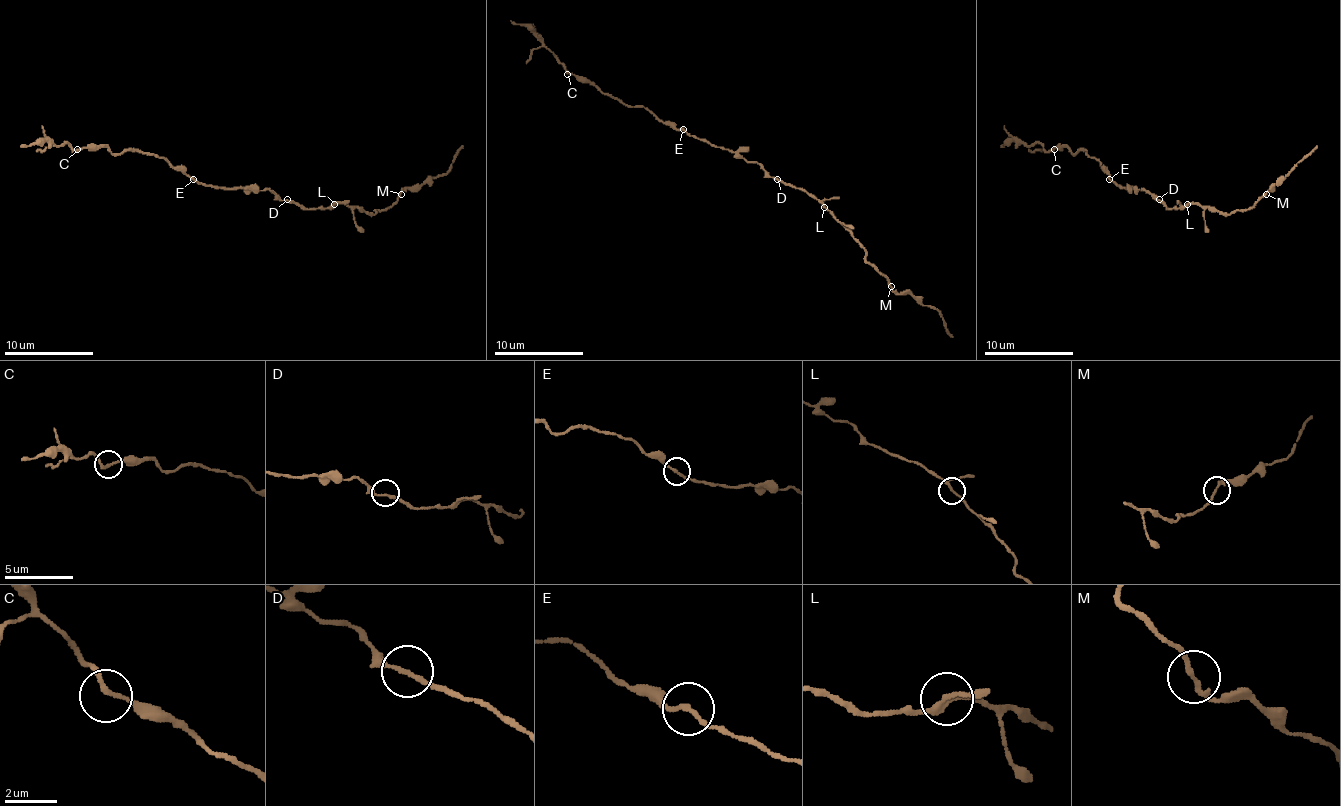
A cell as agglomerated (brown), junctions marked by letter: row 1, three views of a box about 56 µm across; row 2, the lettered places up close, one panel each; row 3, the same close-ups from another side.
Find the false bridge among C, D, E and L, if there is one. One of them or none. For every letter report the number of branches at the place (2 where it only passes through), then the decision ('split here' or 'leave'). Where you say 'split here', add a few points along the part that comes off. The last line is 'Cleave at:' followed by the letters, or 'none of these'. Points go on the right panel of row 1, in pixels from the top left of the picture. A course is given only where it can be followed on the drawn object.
C: 2 | leave
D: 2 | leave
E: 2 | leave
L: 3 | leave
Cleave at: none of these

